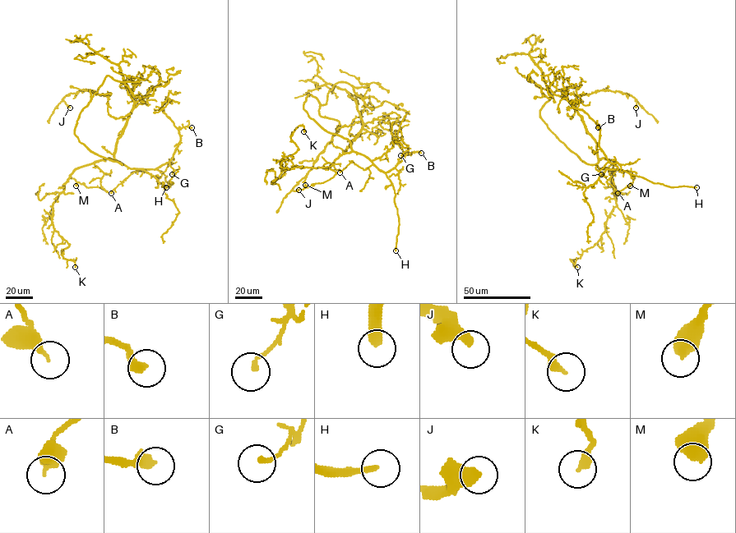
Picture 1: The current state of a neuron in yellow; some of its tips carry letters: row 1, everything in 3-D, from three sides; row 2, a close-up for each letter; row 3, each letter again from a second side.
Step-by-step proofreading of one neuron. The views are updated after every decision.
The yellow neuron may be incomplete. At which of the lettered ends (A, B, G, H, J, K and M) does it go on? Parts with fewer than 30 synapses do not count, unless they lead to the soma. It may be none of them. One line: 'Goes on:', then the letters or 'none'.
Goes on: B, H

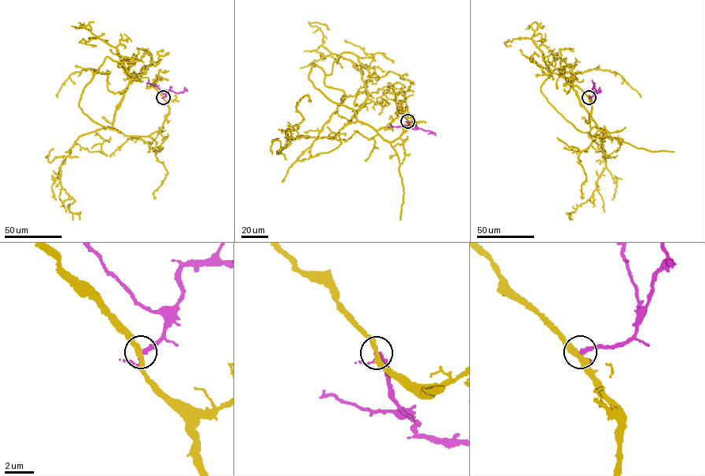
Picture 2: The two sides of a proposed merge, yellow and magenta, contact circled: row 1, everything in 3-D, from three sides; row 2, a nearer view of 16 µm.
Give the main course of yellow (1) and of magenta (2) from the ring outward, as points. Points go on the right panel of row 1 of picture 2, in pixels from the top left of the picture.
1: (589, 97), (591, 117), (607, 136), (578, 130), (541, 85), (555, 69), (606, 69), (640, 96)
2: (589, 97), (596, 90), (596, 93), (599, 89), (601, 91)

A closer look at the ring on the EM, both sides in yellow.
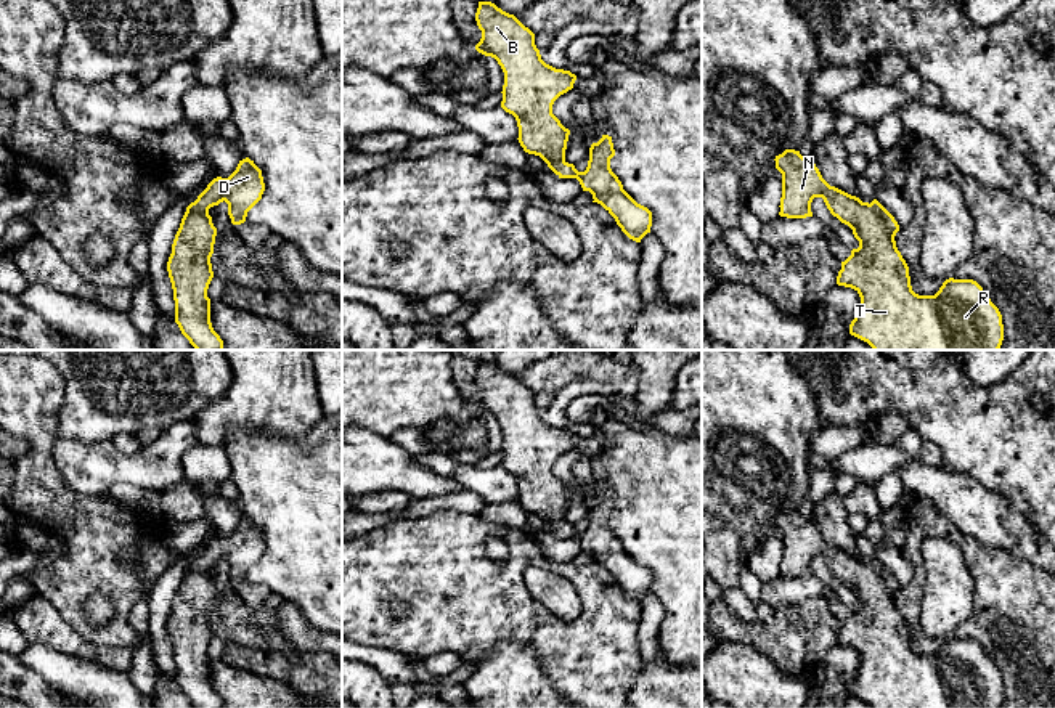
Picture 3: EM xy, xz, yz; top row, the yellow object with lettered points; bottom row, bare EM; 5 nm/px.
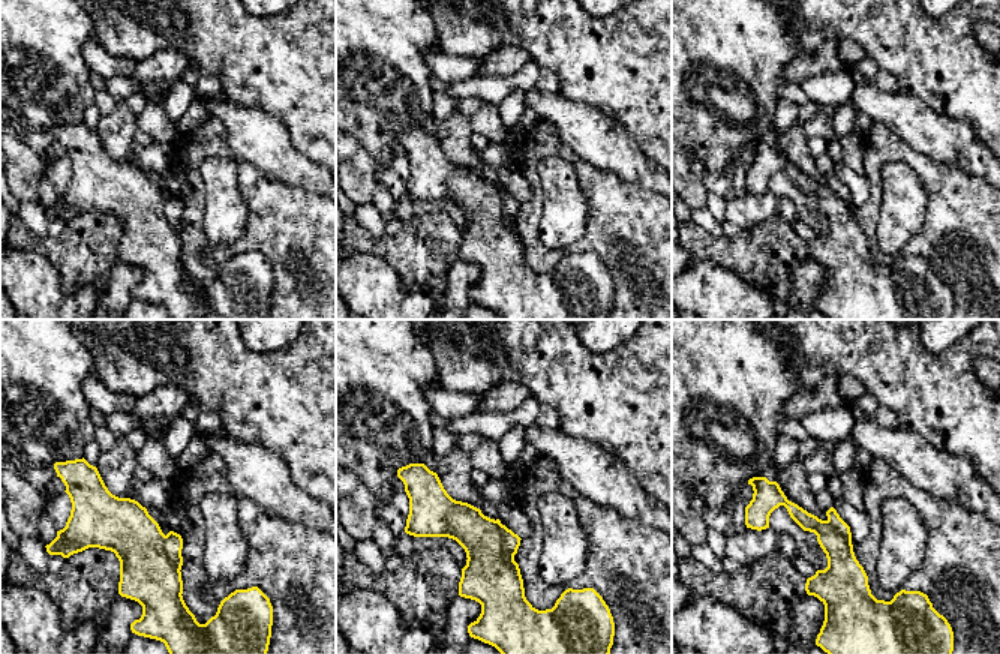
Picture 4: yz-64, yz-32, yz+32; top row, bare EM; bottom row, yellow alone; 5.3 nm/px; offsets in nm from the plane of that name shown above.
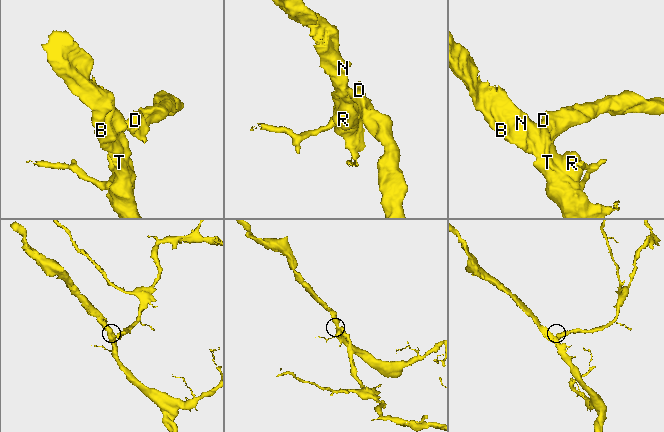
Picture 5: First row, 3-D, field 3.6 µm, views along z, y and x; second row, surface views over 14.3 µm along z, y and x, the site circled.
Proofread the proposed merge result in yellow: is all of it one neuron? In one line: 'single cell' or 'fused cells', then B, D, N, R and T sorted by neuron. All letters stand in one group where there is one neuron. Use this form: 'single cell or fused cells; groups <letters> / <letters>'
fused cells; groups B N R T / D

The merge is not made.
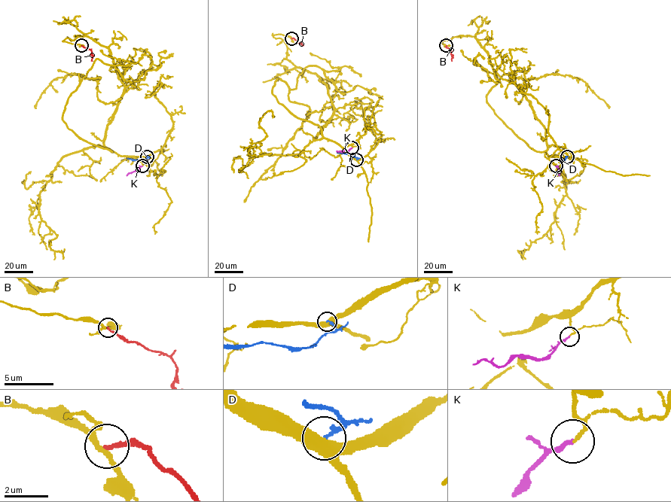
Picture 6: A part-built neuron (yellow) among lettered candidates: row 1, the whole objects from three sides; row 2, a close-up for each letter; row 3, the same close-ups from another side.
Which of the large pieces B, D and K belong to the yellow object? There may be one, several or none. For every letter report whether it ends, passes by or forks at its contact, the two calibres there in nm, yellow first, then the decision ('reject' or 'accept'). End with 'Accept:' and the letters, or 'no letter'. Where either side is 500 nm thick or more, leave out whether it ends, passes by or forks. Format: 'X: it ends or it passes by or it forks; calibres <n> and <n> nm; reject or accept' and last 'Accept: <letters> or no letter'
B: it ends; calibres 200 and 200 nm; reject
D: it ends; calibres 420 and 190 nm; reject
K: it ends; calibres 130 and 190 nm; accept
Accept: K

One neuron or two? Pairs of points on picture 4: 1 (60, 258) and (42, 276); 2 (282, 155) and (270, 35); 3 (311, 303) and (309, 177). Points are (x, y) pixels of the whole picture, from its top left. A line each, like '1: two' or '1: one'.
1: two
2: two
3: two

